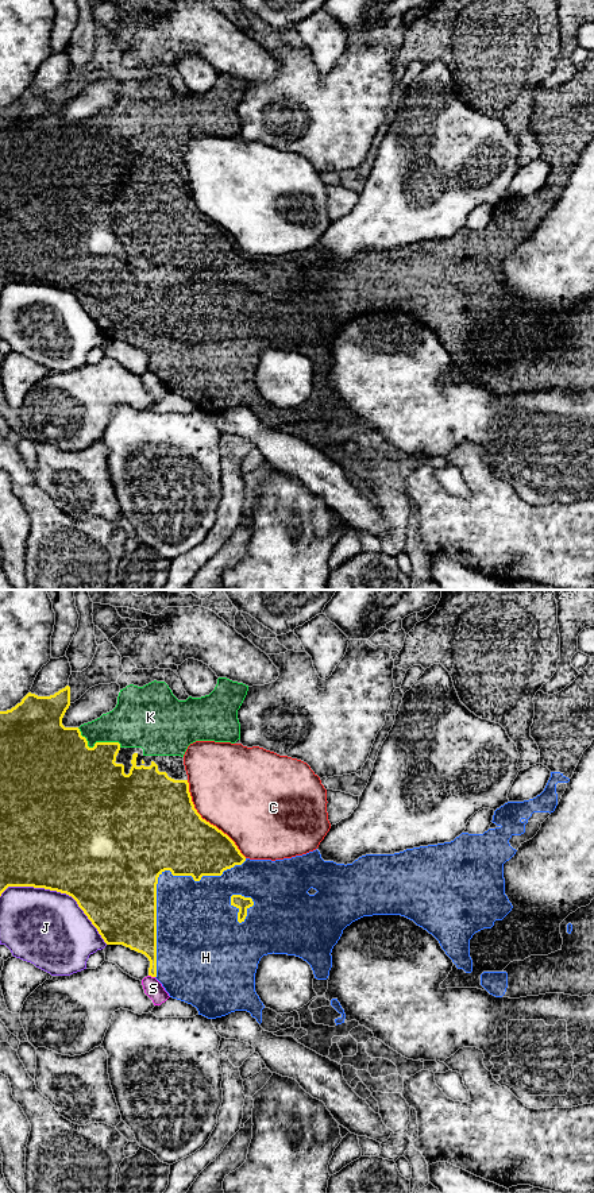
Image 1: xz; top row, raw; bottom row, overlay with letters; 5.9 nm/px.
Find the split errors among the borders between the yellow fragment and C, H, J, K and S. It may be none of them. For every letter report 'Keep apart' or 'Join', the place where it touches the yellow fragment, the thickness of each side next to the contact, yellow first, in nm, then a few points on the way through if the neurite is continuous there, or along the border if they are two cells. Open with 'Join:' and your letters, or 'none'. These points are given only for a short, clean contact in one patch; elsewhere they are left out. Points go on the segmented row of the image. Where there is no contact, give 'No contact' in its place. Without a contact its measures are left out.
Join: H, K
C: Keep apart. Touches yellow at xz (205, 821). Thickness 460 nm (yellow) against 500 nm
H: Join. Touches yellow at xz (157, 883). Thickness 500 nm (yellow) against 380 nm
J: Keep apart. Touches yellow at xz (60, 891). Thickness 500 nm (yellow) against 460 nm
K: Join. Touches yellow at xz (96, 742). Thickness 440 nm (yellow) against 280 nm
S: Keep apart. Touches yellow at xz (151, 976). Thickness 190 nm (yellow) against 110 nm

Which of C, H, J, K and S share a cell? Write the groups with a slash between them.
C / H K / J / S

